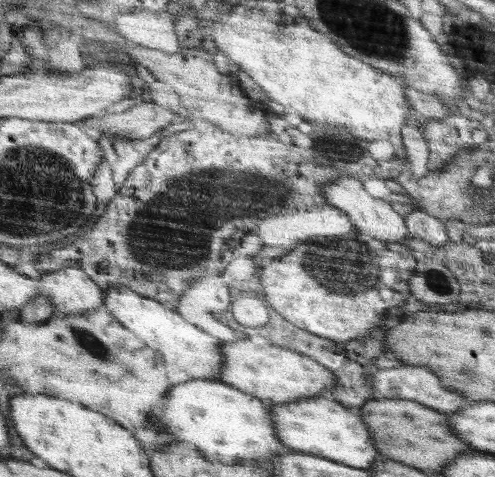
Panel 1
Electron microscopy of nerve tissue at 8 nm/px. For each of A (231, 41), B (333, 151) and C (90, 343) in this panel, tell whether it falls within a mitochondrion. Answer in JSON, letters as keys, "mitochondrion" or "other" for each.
{"A":"other","B":"mitochondrion","C":"mitochondrion"}

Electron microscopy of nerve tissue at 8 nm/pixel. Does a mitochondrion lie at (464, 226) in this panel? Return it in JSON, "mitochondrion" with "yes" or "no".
{"mitochondrion":"no"}

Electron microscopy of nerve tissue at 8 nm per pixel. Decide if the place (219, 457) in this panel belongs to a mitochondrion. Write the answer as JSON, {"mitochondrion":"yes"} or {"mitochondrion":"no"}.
{"mitochondrion":"no"}

